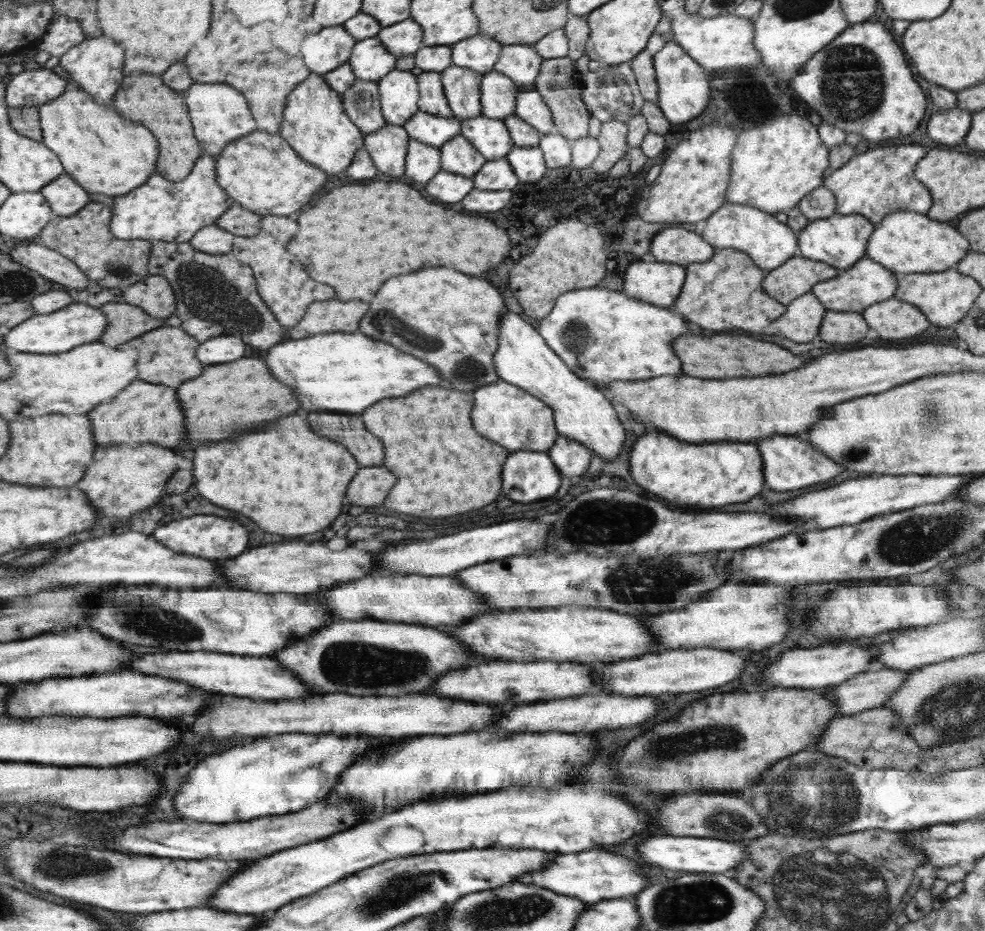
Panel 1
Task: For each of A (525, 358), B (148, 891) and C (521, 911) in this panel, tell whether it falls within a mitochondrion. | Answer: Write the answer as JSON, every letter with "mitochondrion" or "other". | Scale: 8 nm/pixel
{"A":"other","B":"other","C":"mitochondrion"}

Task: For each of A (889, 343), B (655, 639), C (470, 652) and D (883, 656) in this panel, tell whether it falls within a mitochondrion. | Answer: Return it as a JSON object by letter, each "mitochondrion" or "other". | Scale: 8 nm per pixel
{"A":"other","B":"other","C":"other","D":"other"}

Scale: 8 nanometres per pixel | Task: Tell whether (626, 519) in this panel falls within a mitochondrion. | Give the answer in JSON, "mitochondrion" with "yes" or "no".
{"mitochondrion":"yes"}

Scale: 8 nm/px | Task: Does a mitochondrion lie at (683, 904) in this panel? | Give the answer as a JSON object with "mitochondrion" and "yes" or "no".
{"mitochondrion":"yes"}

